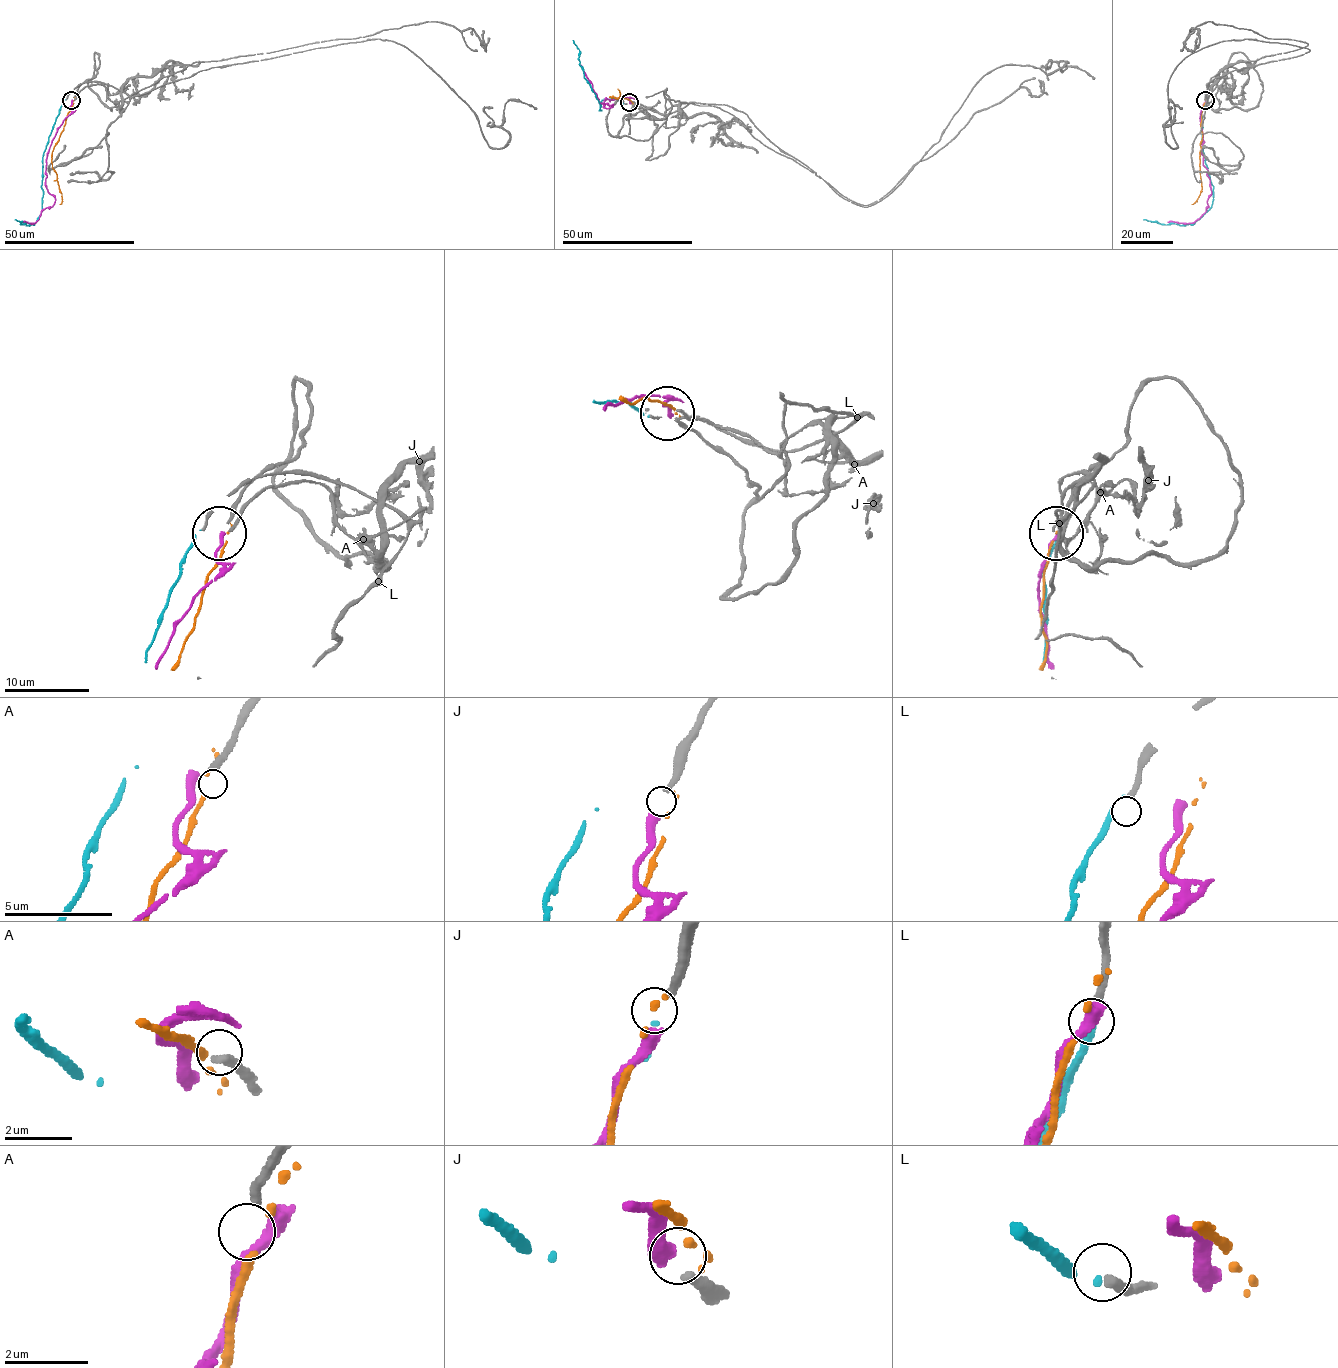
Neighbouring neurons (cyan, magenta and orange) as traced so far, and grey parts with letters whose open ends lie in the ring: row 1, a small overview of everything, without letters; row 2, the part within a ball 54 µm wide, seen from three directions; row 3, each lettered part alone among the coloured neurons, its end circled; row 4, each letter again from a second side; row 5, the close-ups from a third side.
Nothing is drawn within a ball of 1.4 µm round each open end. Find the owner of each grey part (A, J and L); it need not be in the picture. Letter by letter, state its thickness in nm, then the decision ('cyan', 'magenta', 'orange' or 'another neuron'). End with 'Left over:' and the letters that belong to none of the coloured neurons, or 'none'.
A: 280 nm | another neuron
J: 280 nm | magenta
L: 240 nm | another neuron
Left over: A, L

